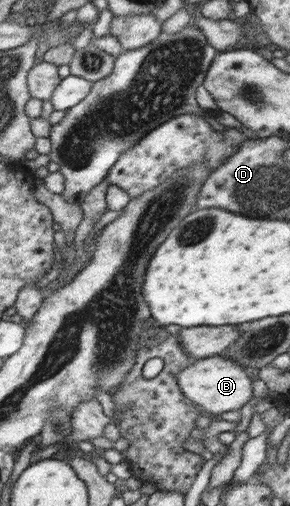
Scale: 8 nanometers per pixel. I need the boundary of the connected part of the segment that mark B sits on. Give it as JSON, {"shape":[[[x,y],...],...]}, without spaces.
{"shape":[[[217,355],[197,359],[181,370],[177,376],[179,390],[191,400],[193,404],[201,406],[208,414],[226,413],[241,408],[251,398],[251,380],[245,374],[245,368],[239,367],[237,362]]]}

